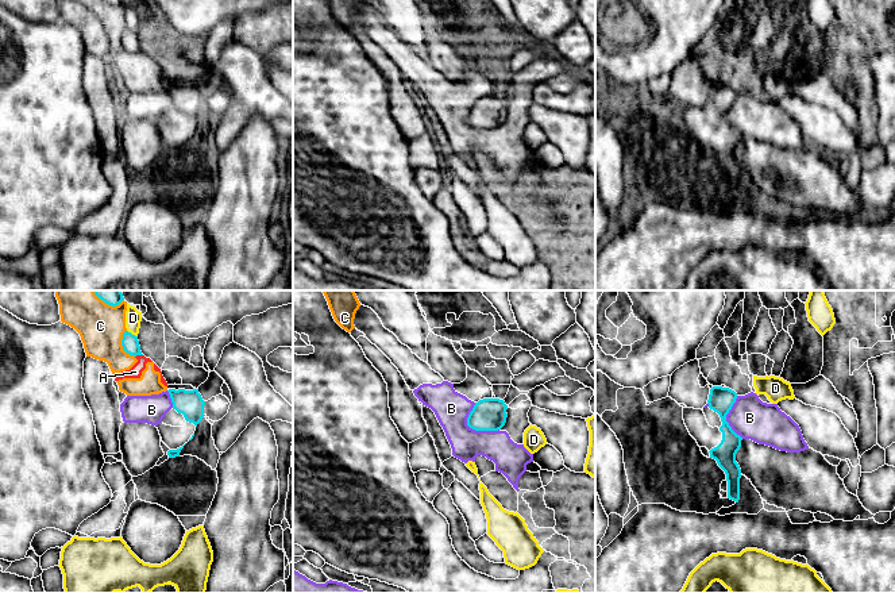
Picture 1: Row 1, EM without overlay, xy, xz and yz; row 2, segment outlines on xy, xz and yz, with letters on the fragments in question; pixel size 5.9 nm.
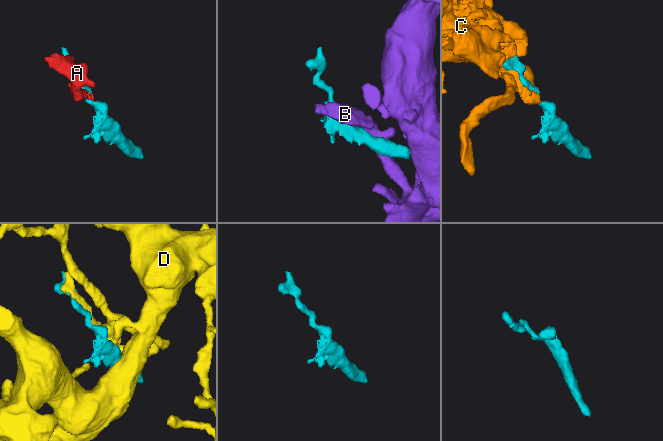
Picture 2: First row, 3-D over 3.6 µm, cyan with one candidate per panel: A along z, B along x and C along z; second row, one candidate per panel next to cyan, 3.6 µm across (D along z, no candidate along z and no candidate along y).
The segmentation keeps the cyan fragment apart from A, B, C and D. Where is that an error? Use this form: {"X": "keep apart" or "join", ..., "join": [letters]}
{"A": "keep apart", "B": "keep apart", "C": "keep apart", "D": "keep apart", "join": []}

